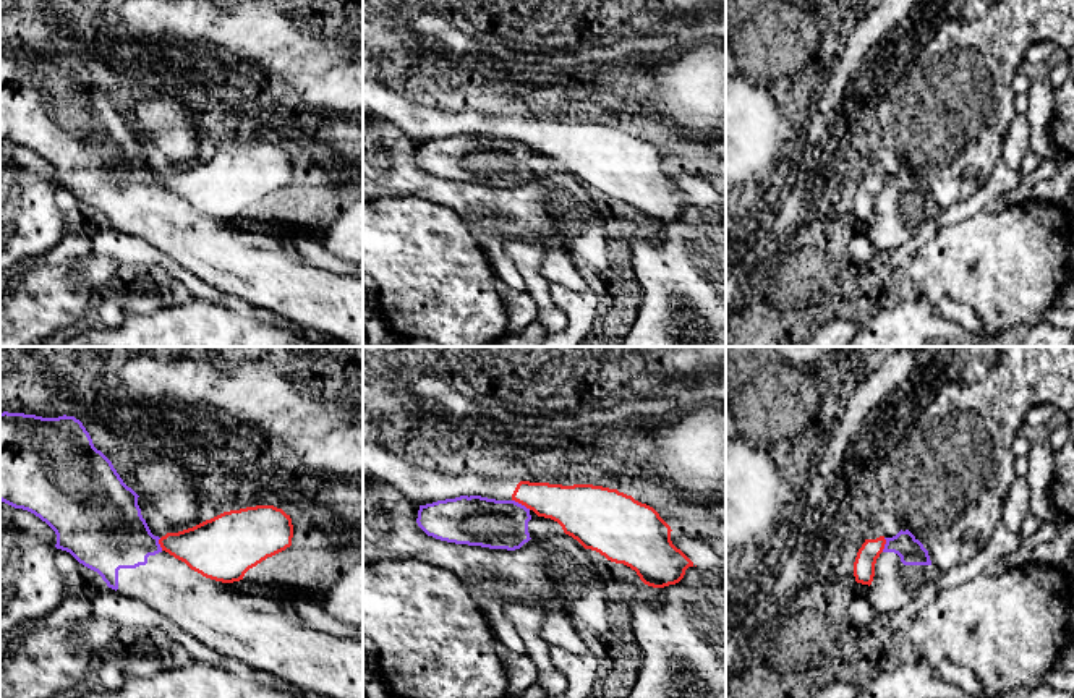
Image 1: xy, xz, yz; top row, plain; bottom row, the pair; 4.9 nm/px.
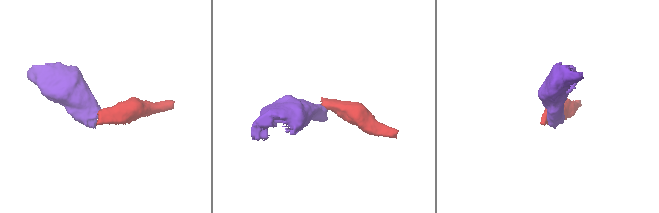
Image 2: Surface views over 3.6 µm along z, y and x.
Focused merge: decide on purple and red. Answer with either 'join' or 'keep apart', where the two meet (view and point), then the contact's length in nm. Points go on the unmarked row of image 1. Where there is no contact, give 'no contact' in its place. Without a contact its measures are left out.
keep apart; meets purple in xz at (520, 141); contact 110 nm long

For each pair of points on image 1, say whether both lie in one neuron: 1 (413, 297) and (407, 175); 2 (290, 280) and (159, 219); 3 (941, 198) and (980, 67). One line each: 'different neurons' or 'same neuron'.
1: different neurons
2: same neuron
3: same neuron

